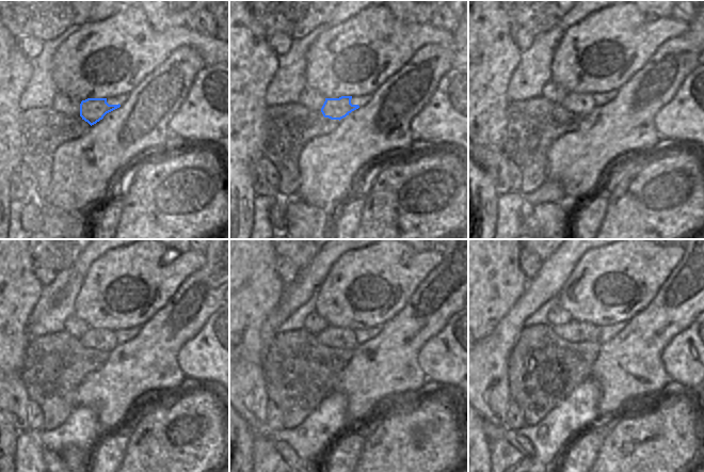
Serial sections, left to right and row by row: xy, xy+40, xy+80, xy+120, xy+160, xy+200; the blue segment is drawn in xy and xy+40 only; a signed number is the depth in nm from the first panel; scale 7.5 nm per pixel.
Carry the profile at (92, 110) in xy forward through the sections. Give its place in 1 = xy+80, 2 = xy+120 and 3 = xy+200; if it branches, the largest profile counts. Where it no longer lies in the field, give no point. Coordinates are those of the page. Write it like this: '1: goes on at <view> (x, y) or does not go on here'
1: goes on at xy+80 (580, 104)
2: goes on at xy+120 (106, 340)
3: goes on at xy+200 (573, 330)

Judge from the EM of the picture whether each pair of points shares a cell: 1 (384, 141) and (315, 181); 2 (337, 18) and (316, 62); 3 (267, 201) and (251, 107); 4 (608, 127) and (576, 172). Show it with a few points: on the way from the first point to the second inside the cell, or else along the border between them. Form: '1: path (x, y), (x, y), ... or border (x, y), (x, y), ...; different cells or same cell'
1: path (367, 141), (358, 141), (332, 168); same cell
2: border (355, 14), (328, 28); different cells
3: border (256, 195), (253, 202), (252, 220); different cells
4: path (603, 138), (579, 161); same cell

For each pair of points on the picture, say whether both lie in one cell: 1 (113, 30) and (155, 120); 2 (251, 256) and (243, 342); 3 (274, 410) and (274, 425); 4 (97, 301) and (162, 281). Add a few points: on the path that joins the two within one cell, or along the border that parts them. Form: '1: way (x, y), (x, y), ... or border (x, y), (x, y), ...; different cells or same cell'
1: border (156, 67), (128, 93); different cells
2: way (243, 278), (243, 320); same cell
3: way (274, 413), (274, 422); same cell
4: way (109, 283), (121, 274), (144, 273); same cell

